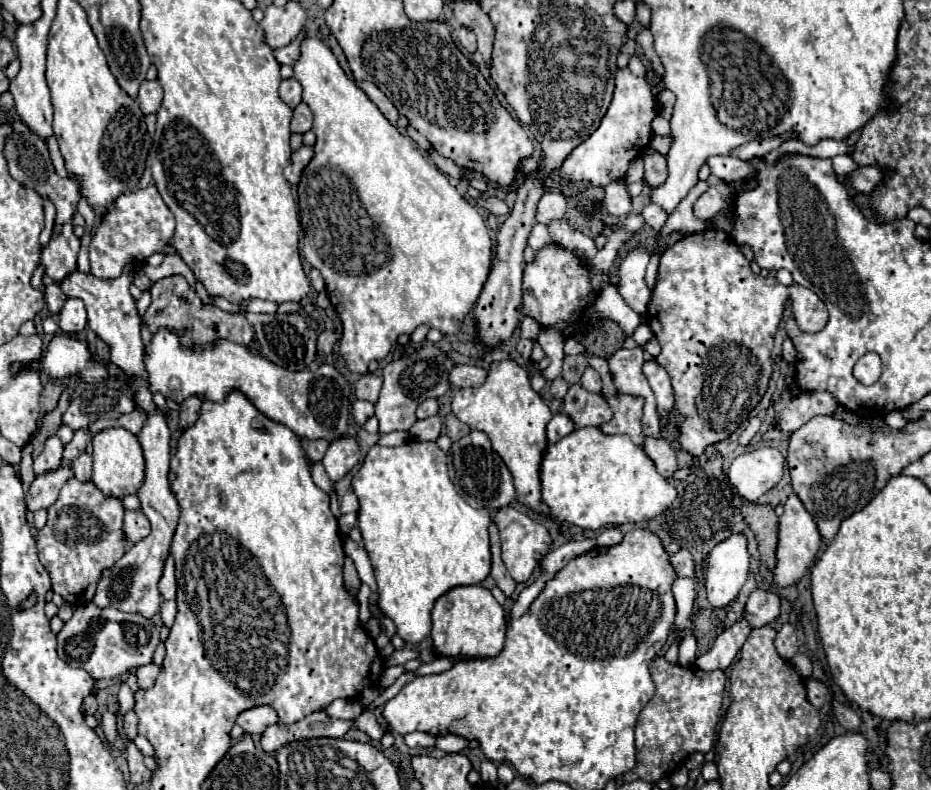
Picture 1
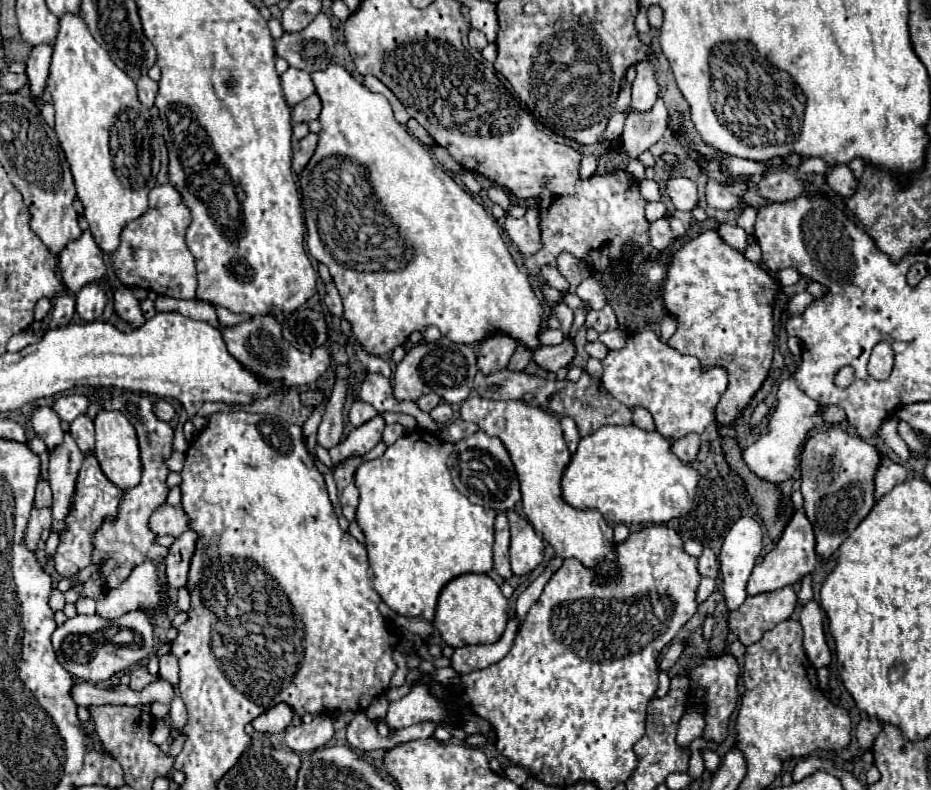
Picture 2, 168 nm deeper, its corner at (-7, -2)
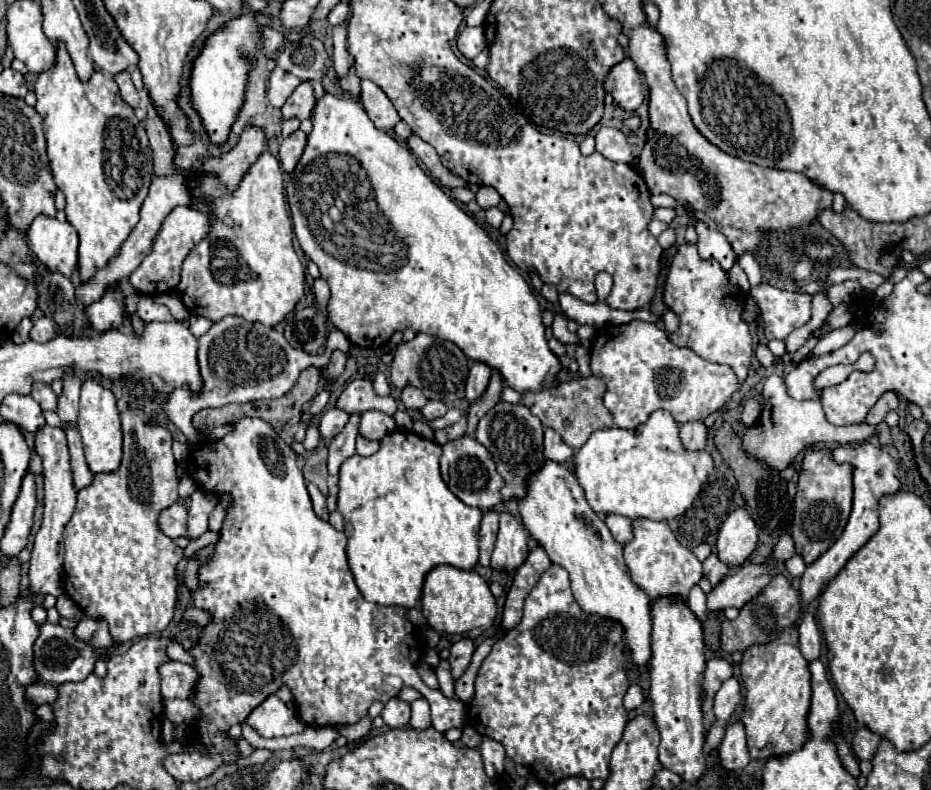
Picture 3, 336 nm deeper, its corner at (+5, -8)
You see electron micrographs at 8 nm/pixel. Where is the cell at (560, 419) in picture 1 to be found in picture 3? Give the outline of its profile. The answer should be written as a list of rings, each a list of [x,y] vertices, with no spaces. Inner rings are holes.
[[[545,429],[545,457],[555,463],[567,463],[573,457],[573,449],[563,443],[561,435]]]

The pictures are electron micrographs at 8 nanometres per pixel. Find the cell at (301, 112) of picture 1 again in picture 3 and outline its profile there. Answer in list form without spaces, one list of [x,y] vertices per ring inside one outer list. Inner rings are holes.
[[[301,81],[299,87],[291,93],[291,97],[283,105],[283,119],[289,119],[289,117],[307,119],[311,117],[313,107],[315,107],[313,85],[309,81]]]

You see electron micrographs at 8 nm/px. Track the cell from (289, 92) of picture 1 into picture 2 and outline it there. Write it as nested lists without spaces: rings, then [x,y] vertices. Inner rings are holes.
[[[289,67],[281,75],[281,83],[283,83],[283,91],[285,91],[285,99],[287,99],[289,107],[295,107],[297,103],[307,99],[315,91],[315,85],[313,85],[309,73],[295,69],[295,67]]]

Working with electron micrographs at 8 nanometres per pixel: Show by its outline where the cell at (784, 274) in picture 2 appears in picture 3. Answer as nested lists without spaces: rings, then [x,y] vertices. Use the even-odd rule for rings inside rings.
[[[809,259],[799,261],[794,267],[791,278],[796,282],[804,280],[807,277],[809,278],[815,269],[815,265],[811,263]]]

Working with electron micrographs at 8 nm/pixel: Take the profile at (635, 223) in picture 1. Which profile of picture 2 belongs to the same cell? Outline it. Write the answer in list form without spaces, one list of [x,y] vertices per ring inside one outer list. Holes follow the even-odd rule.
[[[647,203],[647,207],[645,207],[645,219],[649,223],[653,223],[653,221],[665,217],[665,215],[667,215],[667,211],[665,211],[663,203]]]

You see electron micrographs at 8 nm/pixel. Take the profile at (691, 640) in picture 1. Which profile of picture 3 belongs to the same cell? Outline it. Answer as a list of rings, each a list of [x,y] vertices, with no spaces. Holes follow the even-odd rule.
[[[699,583],[689,591],[689,607],[695,611],[695,615],[699,615],[699,619],[705,619],[705,593],[701,591]]]

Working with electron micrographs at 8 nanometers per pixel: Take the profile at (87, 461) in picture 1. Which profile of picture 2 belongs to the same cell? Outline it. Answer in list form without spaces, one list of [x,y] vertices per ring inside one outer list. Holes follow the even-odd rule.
[[[83,415],[83,417],[77,417],[73,423],[71,423],[71,437],[77,441],[81,453],[85,457],[93,455],[93,449],[95,449],[95,429],[93,429],[93,421]]]

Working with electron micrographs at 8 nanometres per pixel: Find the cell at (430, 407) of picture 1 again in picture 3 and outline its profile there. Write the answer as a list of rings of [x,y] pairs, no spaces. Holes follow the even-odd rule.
[[[407,385],[401,393],[401,401],[407,409],[413,409],[413,411],[419,411],[423,409],[423,403],[427,403],[427,397],[423,395],[423,391],[419,391],[417,387],[413,385]]]

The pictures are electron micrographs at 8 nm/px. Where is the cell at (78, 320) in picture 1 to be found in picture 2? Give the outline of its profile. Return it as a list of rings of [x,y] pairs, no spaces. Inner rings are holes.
[[[87,285],[87,287],[83,287],[75,295],[75,299],[77,299],[77,307],[75,309],[77,309],[79,317],[83,321],[87,321],[87,323],[99,319],[103,315],[103,309],[105,309],[107,301],[109,301],[107,291],[103,287],[99,287],[99,285]]]

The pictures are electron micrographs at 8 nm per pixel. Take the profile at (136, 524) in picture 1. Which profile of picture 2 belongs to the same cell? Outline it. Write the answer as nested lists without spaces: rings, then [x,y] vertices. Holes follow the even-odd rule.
[[[161,505],[157,507],[149,517],[149,529],[155,535],[173,535],[179,537],[179,533],[187,531],[187,515],[181,507]]]

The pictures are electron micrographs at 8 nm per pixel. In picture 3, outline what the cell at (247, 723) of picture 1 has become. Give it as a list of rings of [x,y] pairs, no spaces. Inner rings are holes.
[[[269,695],[263,703],[259,703],[247,723],[265,739],[269,737],[287,737],[305,731],[305,723],[297,717],[297,711],[287,707],[277,695]]]

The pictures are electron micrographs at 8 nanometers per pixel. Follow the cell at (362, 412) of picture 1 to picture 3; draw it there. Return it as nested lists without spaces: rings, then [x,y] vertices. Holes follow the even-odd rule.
[[[337,407],[333,409],[327,409],[319,421],[319,433],[323,439],[329,439],[329,437],[335,437],[341,433],[341,429],[345,427],[349,415],[345,411],[339,411]]]

